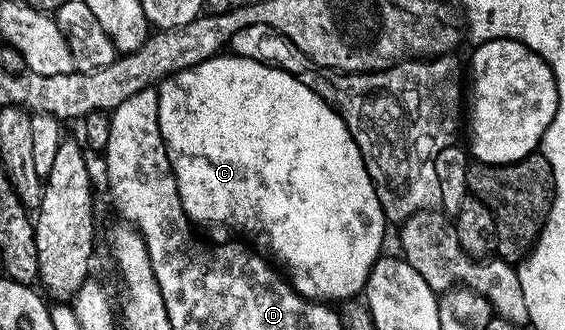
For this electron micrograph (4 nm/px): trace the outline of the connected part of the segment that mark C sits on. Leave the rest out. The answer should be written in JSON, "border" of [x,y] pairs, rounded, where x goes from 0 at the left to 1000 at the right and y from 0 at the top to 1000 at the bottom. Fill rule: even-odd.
{"border":[[[412,158],[388,161],[340,206],[326,206],[319,218],[301,227],[299,236],[287,239],[278,276],[280,373],[283,376],[287,439],[294,445],[301,506],[312,533],[312,570],[319,582],[319,618],[338,676],[349,679],[352,688],[356,688],[354,682],[402,685],[404,694],[430,709],[430,715],[421,715],[434,724],[437,736],[448,739],[458,761],[476,773],[503,821],[504,839],[524,888],[533,891],[536,903],[550,909],[632,906],[646,882],[651,836],[658,824],[664,794],[678,767],[676,718],[683,709],[687,664],[683,645],[676,639],[673,606],[665,594],[665,570],[651,533],[644,473],[637,461],[623,400],[616,400],[609,364],[589,321],[573,306],[558,273],[545,267],[545,255],[538,255],[508,212],[497,212],[494,200],[476,200]]]}

